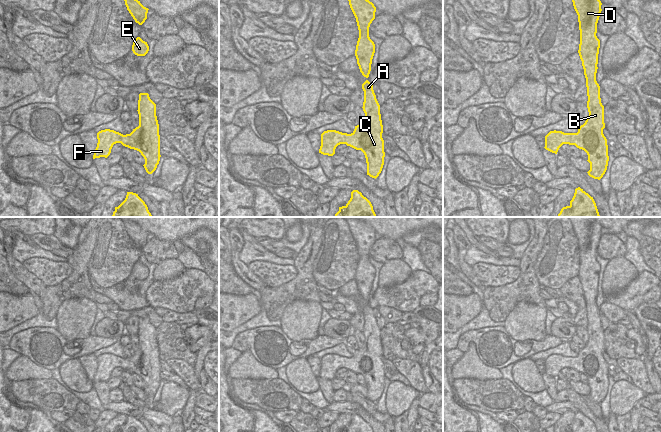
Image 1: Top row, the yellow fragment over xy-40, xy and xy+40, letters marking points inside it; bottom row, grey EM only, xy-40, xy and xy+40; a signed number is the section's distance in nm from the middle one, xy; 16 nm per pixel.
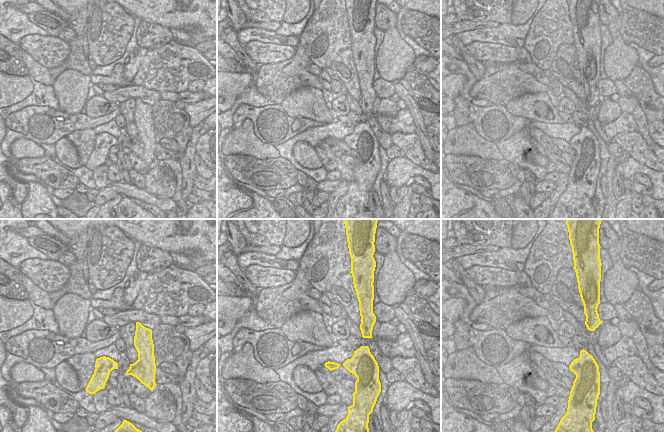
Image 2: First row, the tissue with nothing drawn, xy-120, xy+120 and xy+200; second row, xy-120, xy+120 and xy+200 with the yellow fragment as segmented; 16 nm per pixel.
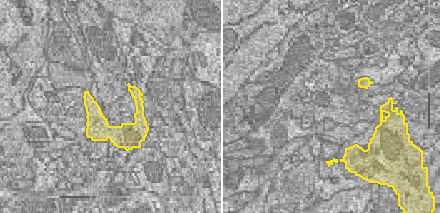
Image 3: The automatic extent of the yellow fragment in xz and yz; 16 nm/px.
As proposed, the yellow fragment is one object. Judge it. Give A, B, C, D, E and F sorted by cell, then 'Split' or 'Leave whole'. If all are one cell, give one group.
Groups: A B C D E F. Leave whole

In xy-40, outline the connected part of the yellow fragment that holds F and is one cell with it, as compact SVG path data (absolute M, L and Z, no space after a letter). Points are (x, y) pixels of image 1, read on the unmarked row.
M140 317L138 324L139 350L133 353L130 358L123 359L114 354L105 353L97 357L97 371L95 373L93 383L105 381L107 382L114 368L121 367L123 370L137 374L145 383L143 389L148 398L152 398L160 385L160 359L159 348L156 340L156 328L150 323L148 317Z

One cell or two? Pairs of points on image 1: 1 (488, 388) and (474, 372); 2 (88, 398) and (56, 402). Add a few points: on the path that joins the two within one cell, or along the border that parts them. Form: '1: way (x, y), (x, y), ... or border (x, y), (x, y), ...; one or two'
1: border (502, 378), (484, 380), (458, 379); two
2: border (61, 384), (79, 400); two

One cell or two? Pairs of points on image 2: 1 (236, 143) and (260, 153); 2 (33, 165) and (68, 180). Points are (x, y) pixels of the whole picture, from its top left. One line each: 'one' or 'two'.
1: one
2: one

